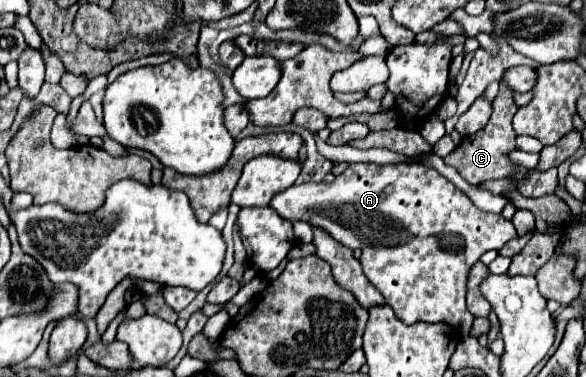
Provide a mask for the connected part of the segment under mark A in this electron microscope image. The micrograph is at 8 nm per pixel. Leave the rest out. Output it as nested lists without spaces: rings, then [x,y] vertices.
[[[349,163],[349,167],[337,175],[333,183],[309,181],[303,185],[291,185],[273,197],[269,207],[273,207],[279,217],[285,217],[291,223],[311,223],[313,227],[329,233],[341,245],[361,249],[359,261],[365,277],[385,297],[387,305],[403,323],[413,325],[417,321],[443,321],[457,327],[461,335],[469,335],[473,325],[473,315],[465,307],[469,269],[485,251],[499,251],[507,241],[515,239],[517,233],[511,221],[505,221],[501,215],[477,209],[465,193],[455,191],[457,187],[451,181],[421,163]]]

